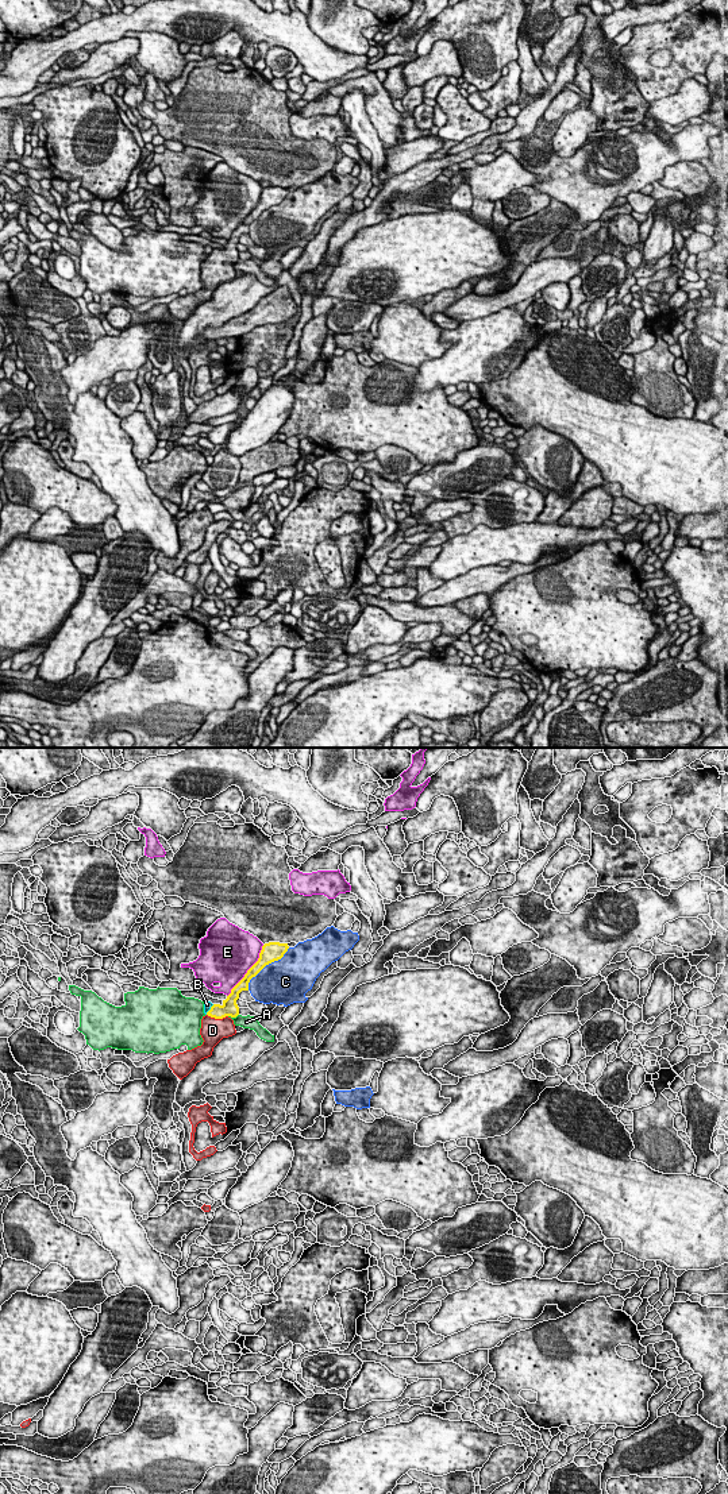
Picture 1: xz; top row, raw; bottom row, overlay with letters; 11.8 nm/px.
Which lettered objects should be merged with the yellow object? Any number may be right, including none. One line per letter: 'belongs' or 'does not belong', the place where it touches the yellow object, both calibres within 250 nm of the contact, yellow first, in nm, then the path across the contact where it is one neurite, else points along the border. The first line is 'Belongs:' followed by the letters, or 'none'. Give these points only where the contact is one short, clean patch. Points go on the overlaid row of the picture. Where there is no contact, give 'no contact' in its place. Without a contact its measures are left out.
Belongs: D
A: does not belong; meets yellow in xz at (232, 1016); 190 nm thick on the yellow side, 160 nm on the other; border along xz (238, 1014), (228, 1016)
B: does not belong; meets yellow in xz at (210, 1010); 190 nm thick on the yellow side, 100 nm on the other; border along xz (214, 1004), (205, 1014)
C: does not belong; meets yellow in xz at (265, 965); 240 nm thick on the yellow side, 480 nm on the other
D: belongs; meets yellow in xz at (218, 1018); 190 nm thick on the yellow side, 300 nm on the other; runs through xz (230, 1008), (218, 1018), (212, 1030)
E: does not belong; meets yellow in xz at (247, 971); 140 nm thick on the yellow side, 500 nm on the other

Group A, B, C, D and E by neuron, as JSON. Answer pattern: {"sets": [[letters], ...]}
{"sets": [["A"], ["B"], ["C"], ["D"], ["E"]]}

